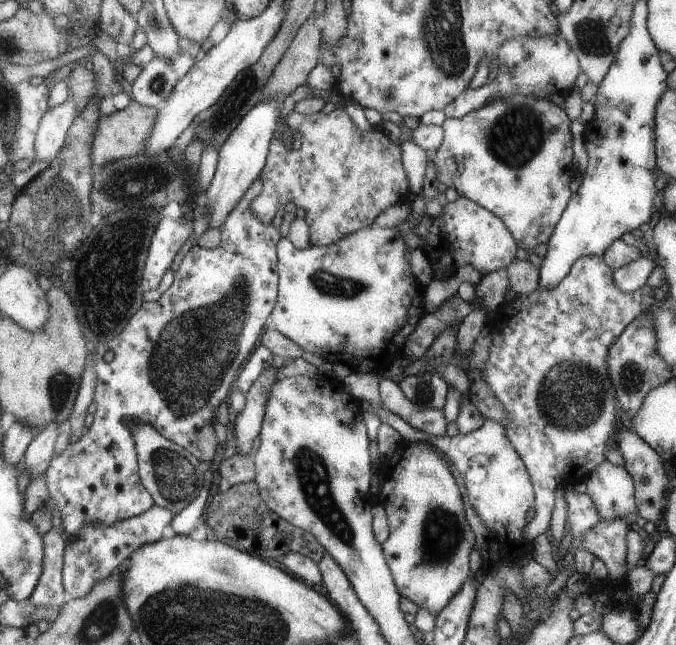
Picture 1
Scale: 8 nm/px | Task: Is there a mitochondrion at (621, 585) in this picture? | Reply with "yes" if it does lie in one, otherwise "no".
no

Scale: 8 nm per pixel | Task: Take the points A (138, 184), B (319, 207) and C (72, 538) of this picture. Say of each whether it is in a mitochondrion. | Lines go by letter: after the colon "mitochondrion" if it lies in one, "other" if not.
A: mitochondrion
B: other
C: other

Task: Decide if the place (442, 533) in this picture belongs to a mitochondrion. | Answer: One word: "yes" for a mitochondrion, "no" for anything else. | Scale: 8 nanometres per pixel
yes

